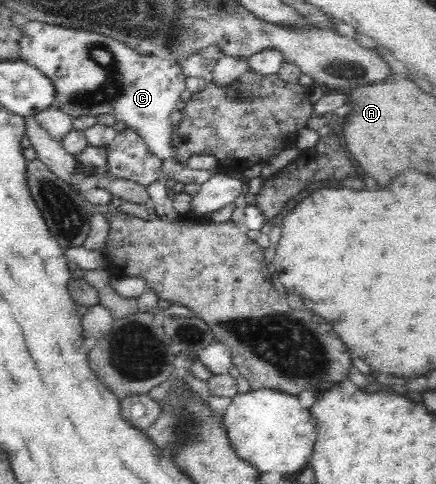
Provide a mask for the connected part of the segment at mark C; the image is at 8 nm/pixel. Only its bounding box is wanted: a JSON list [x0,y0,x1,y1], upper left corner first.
[20,21,185,160]

